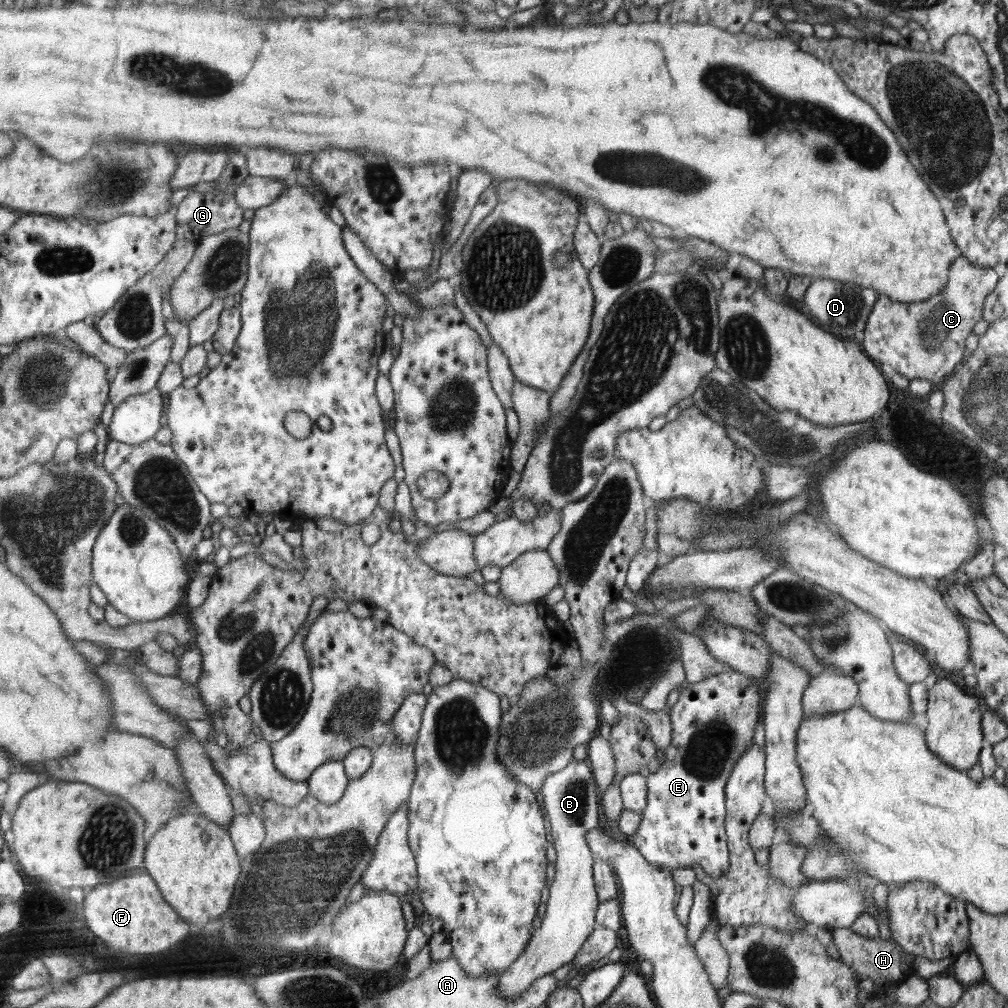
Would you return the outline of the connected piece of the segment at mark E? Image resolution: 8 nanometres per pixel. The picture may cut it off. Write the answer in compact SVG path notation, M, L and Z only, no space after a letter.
M727 669L700 682L686 683L678 702L668 708L671 740L661 752L661 766L647 778L647 806L641 811L642 820L632 836L632 844L652 864L666 870L697 867L707 870L717 879L727 874L731 863L728 837L724 834L724 786L744 752L754 745L752 738L756 724L761 722L762 710L762 690L756 684L756 677L750 678L750 675Z

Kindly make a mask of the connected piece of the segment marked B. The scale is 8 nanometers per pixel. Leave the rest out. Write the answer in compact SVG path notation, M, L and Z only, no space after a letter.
M573 763L563 770L547 777L541 792L550 822L550 836L553 837L555 850L555 875L552 879L546 913L540 927L532 934L527 950L520 958L500 973L499 990L504 997L516 999L524 994L536 980L553 974L564 964L574 962L580 947L590 938L592 931L598 928L595 919L599 908L598 890L595 888L594 861L595 855L587 842L587 832L598 826L598 794L596 784L585 763Z

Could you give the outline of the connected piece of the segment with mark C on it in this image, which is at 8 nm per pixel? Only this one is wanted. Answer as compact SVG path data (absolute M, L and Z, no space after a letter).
M960 256L948 269L948 283L930 300L916 303L892 302L880 296L864 327L862 350L872 360L889 364L898 374L912 379L930 380L940 386L954 371L966 351L966 338L982 319L988 294L995 290L997 272L990 267L972 265Z

